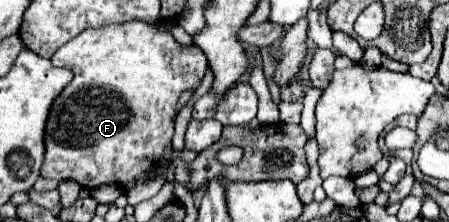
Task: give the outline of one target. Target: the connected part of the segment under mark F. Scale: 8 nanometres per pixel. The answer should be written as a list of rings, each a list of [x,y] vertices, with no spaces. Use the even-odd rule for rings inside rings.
[[[130,21],[130,23],[122,23],[122,25],[106,25],[106,27],[98,27],[98,29],[88,29],[84,33],[80,33],[78,37],[74,37],[72,41],[68,41],[66,45],[62,45],[54,55],[52,55],[52,65],[56,67],[68,67],[74,71],[74,79],[72,83],[58,95],[58,99],[54,101],[52,105],[52,111],[50,111],[50,117],[48,117],[48,123],[46,123],[46,161],[42,165],[42,177],[50,177],[50,179],[56,179],[56,181],[66,181],[66,179],[72,179],[76,183],[80,183],[84,189],[94,189],[94,187],[100,187],[104,183],[108,185],[118,185],[118,187],[124,187],[124,195],[128,199],[130,205],[138,205],[140,201],[146,201],[150,197],[154,197],[162,185],[166,183],[164,175],[162,173],[154,173],[158,169],[164,169],[168,159],[164,157],[166,151],[170,149],[172,145],[172,133],[174,133],[174,117],[176,117],[176,105],[178,105],[178,99],[182,97],[184,91],[192,89],[196,91],[200,85],[202,85],[202,79],[206,75],[206,55],[200,51],[200,47],[196,45],[180,45],[172,33],[164,33],[164,29],[160,29],[156,23],[146,23],[146,21]]]

